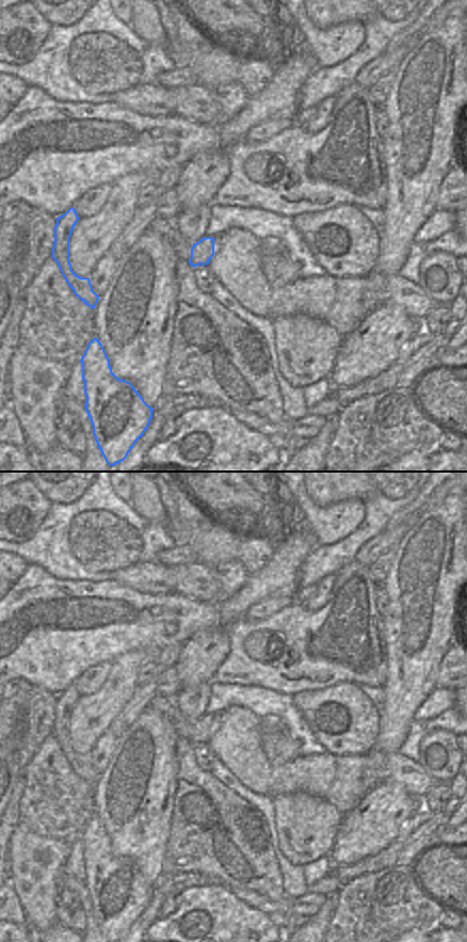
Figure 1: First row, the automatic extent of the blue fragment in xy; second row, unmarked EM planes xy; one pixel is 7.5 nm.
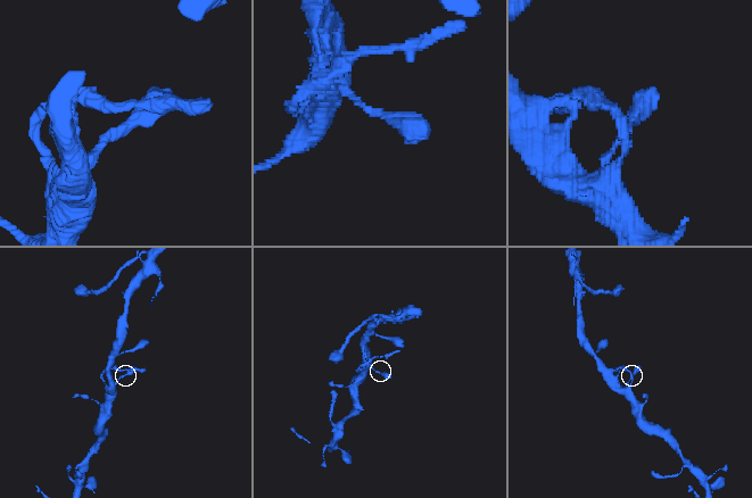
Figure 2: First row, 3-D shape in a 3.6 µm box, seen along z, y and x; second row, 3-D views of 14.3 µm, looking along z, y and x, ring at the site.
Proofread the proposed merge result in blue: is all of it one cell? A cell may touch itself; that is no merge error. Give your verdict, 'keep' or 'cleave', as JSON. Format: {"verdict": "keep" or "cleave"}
{"verdict": "cleave"}

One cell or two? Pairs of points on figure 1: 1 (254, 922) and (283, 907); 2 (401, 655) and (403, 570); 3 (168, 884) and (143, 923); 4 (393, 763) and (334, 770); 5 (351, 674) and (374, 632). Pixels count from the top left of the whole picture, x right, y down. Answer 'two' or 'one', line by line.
1: two
2: one
3: one
4: one
5: one

